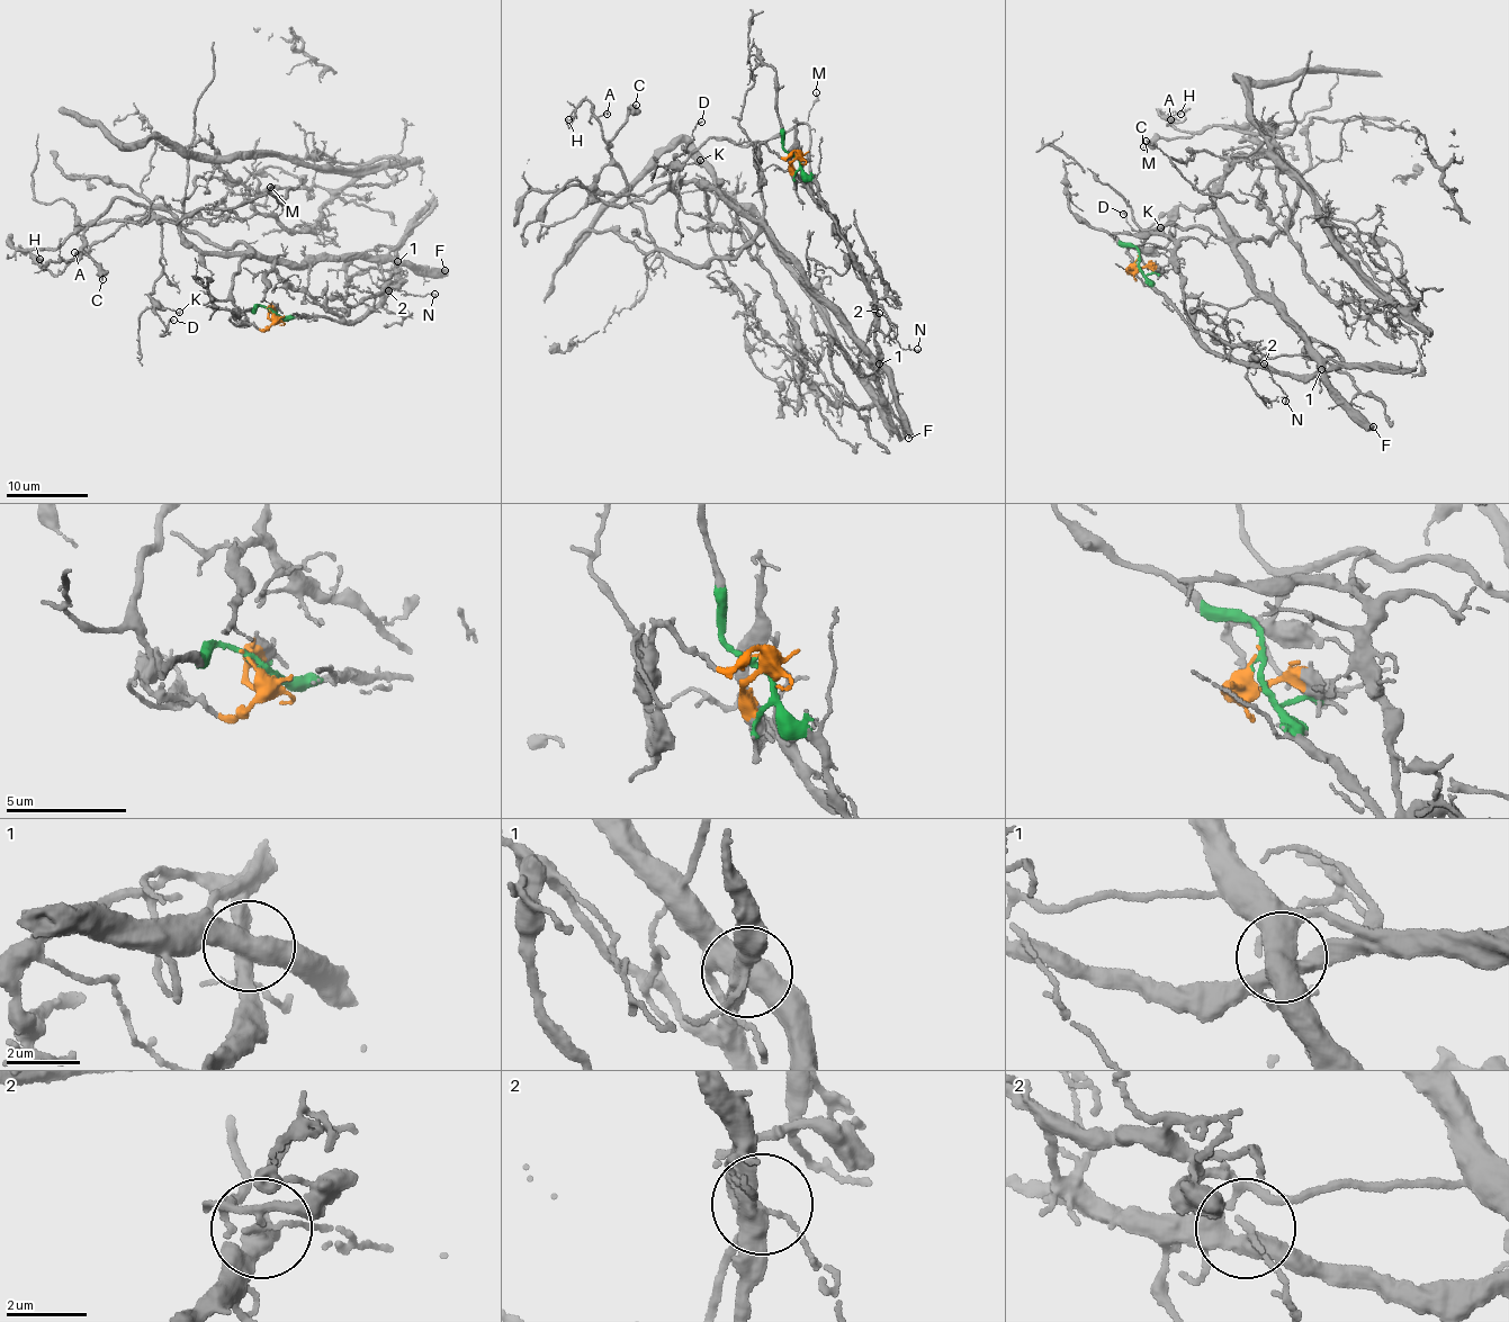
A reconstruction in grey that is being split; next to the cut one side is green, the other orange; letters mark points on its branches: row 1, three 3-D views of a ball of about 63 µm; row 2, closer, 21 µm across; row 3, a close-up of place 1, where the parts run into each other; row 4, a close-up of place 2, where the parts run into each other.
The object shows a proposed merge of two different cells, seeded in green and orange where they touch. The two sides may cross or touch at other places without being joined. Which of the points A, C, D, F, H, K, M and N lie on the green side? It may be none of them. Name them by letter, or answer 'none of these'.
none of these

